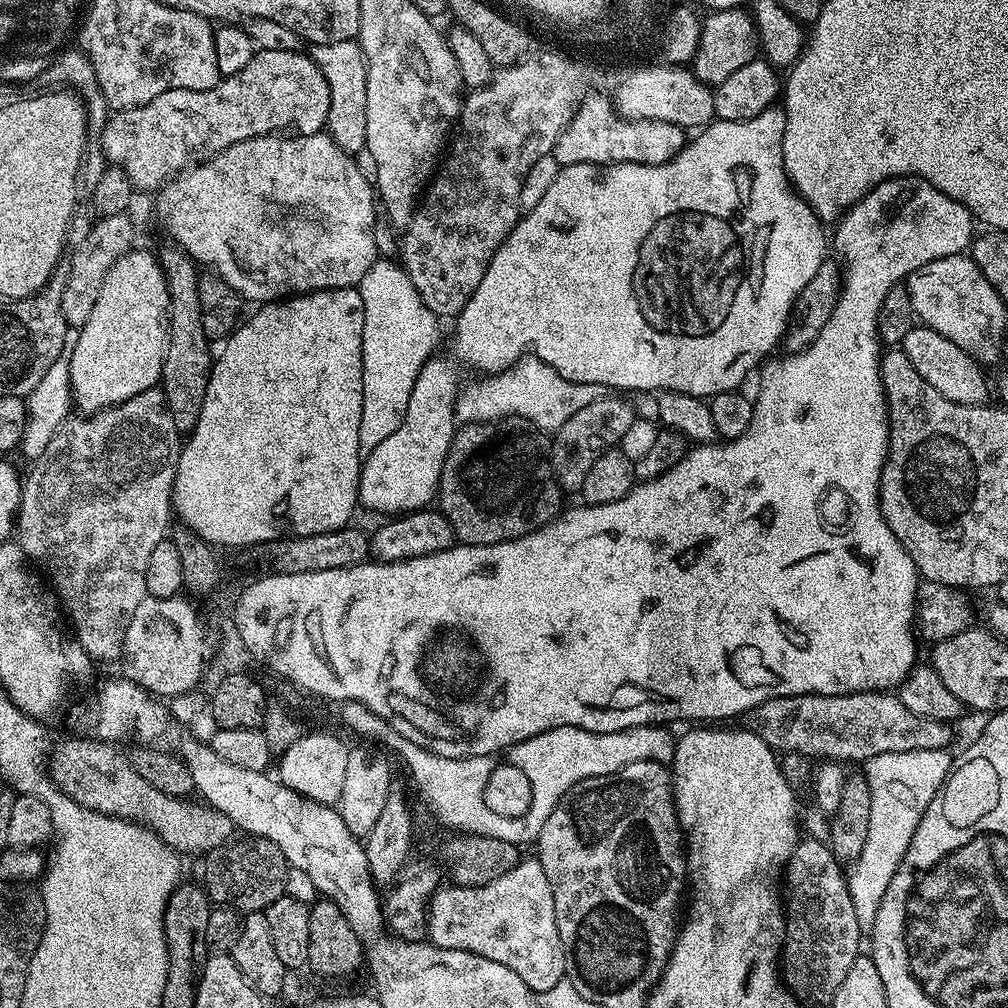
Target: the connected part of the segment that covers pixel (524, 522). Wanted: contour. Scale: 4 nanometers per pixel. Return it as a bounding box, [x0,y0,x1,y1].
[438,416,554,544]

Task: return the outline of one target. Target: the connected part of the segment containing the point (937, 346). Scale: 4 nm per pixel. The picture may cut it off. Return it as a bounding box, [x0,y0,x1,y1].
[900,324,990,406]

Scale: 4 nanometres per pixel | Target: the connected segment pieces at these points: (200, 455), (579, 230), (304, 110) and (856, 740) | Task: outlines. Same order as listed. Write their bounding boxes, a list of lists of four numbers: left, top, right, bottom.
[[172,287,364,550],[455,107,826,398],[100,50,330,189],[742,692,952,762]]

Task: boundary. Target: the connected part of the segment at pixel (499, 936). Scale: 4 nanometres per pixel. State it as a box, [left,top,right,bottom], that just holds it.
[426,859,565,994]

